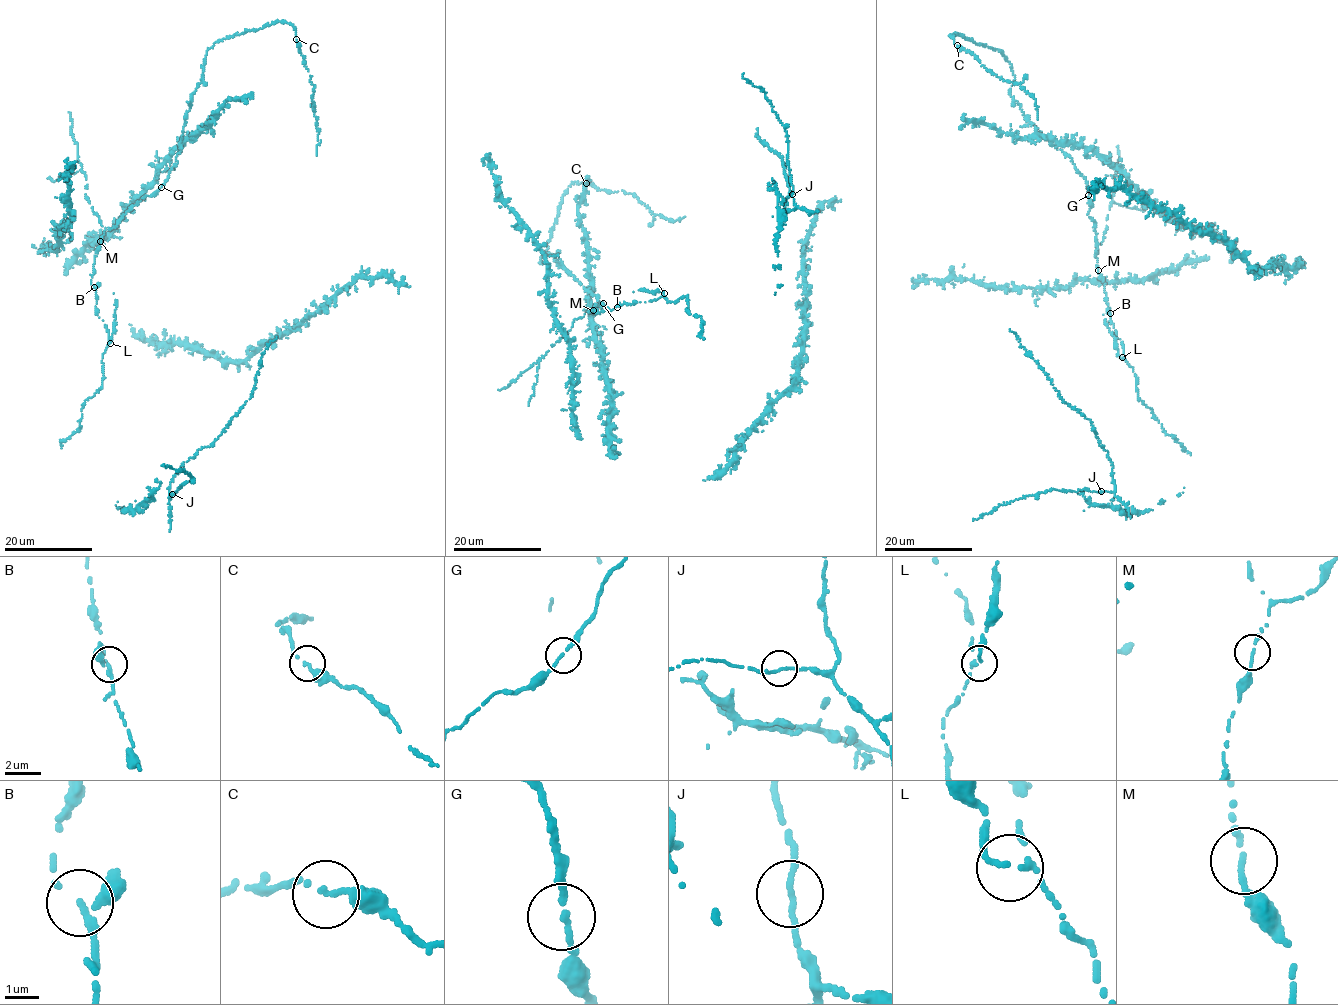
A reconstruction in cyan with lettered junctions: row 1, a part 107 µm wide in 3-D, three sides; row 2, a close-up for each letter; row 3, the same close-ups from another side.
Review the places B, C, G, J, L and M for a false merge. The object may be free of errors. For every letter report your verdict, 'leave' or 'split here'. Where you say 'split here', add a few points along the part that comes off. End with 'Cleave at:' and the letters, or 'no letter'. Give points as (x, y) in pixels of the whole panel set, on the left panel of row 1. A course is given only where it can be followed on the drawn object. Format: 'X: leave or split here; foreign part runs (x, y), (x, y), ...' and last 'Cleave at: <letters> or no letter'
B: leave
C: leave
G: leave
J: leave
L: leave
M: leave
Cleave at: no letter

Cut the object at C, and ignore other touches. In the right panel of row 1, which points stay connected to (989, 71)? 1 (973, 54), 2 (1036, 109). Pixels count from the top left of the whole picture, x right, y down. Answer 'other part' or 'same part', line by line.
1: same part
2: same part

